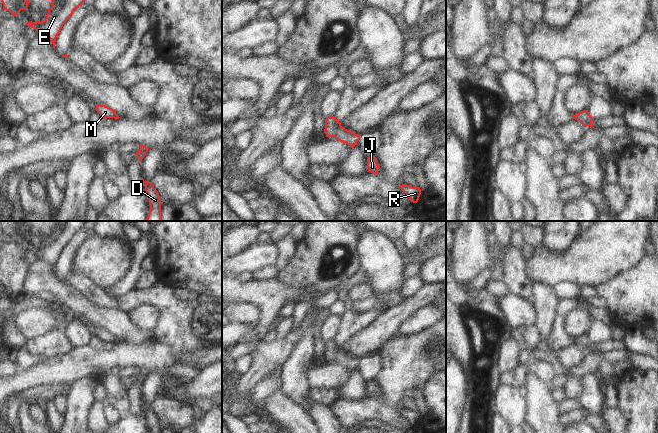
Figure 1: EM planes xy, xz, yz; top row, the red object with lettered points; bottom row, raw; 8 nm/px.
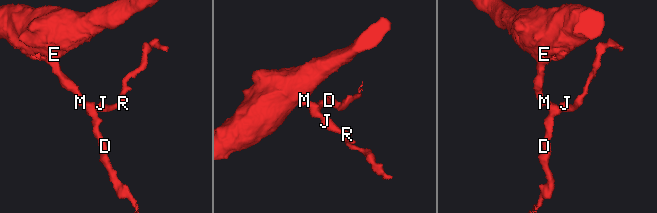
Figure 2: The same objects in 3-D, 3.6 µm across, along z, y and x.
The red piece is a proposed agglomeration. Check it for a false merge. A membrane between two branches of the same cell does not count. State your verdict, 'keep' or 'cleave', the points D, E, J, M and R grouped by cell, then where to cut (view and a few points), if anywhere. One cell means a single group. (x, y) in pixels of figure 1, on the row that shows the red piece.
keep; groups D E J M R; cut none

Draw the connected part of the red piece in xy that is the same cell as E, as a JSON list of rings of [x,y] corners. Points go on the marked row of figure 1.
[[[51,0],[52,7],[44,21],[27,22],[26,25],[34,28],[41,36],[50,39],[55,49],[55,41],[64,23],[71,17],[74,10],[82,6],[84,0]]]

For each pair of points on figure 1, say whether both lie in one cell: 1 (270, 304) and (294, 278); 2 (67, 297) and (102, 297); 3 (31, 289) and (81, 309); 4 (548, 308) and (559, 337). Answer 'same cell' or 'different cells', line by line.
1: different cells
2: different cells
3: same cell
4: different cells

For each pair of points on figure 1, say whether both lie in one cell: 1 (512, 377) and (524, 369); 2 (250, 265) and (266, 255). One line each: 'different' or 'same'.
1: same
2: same

